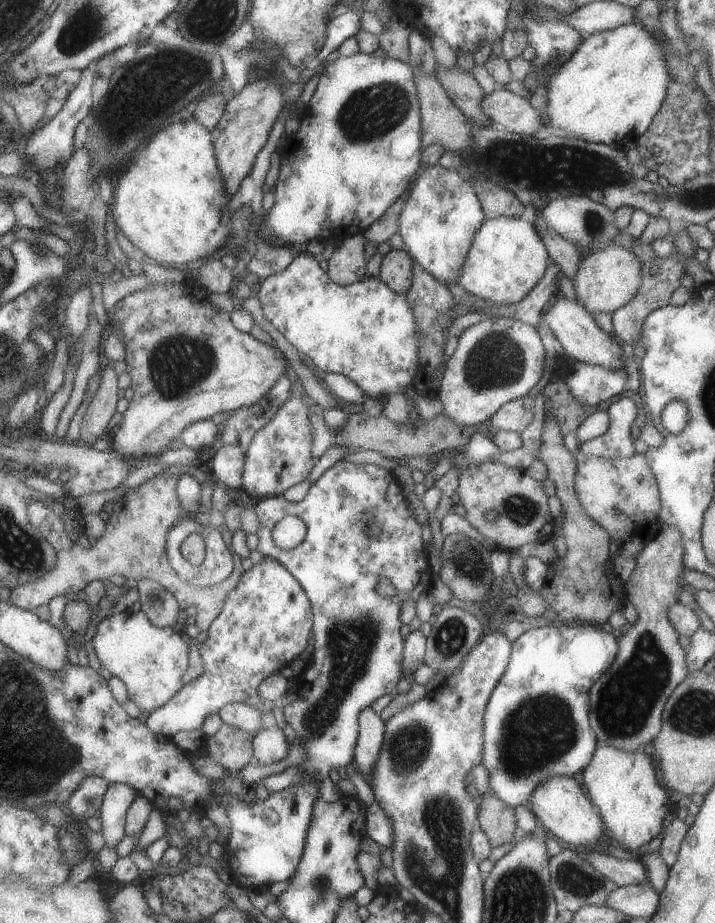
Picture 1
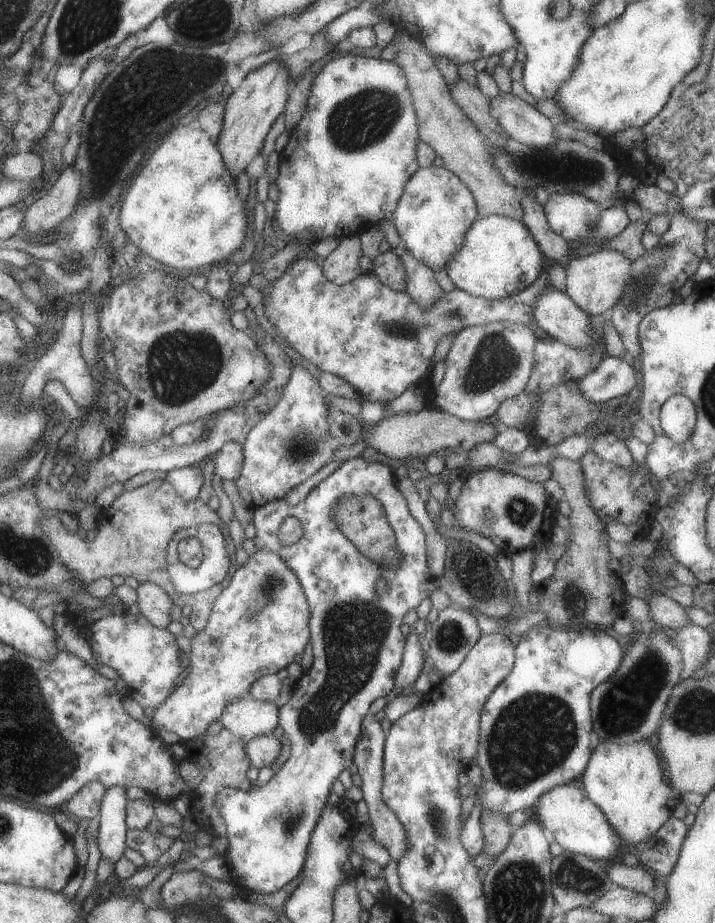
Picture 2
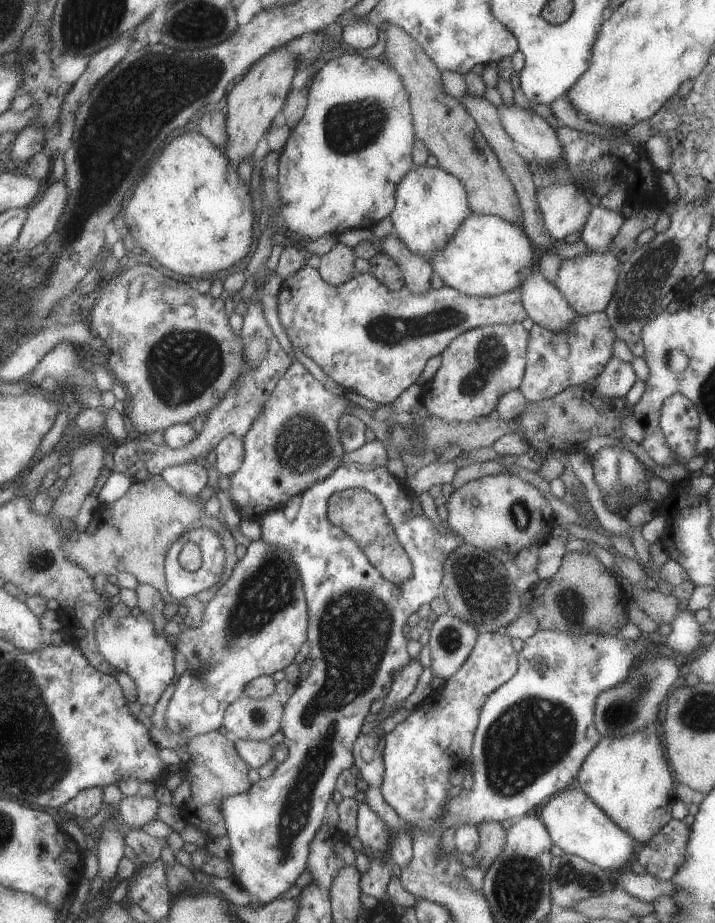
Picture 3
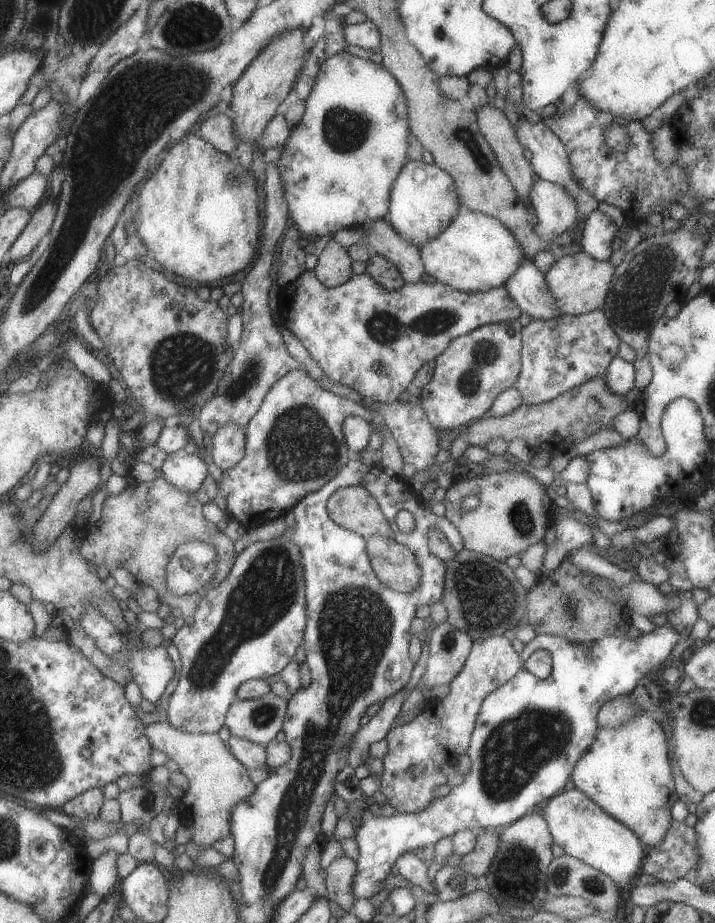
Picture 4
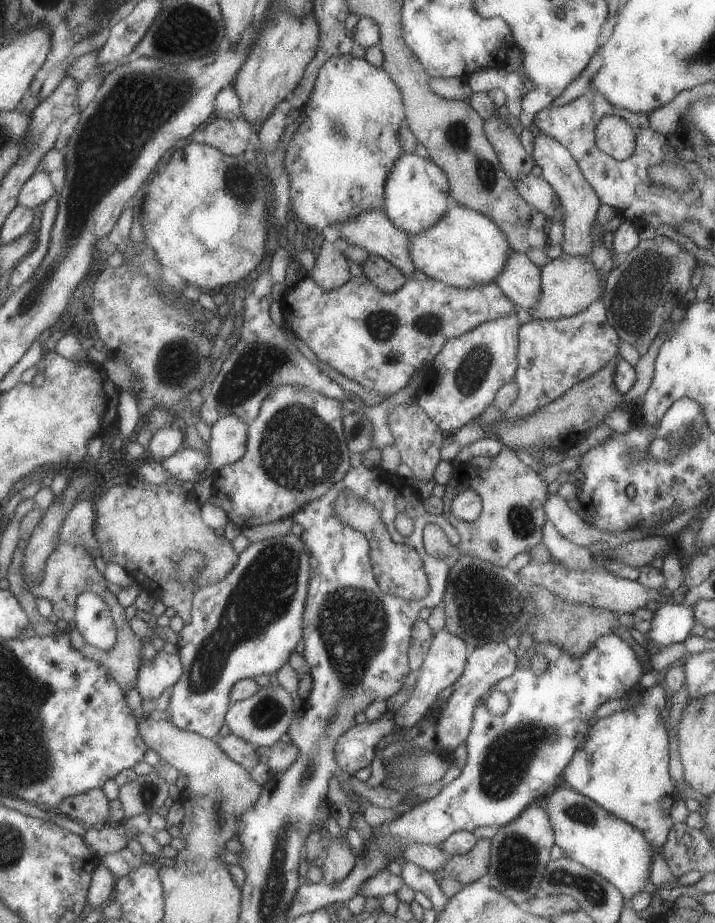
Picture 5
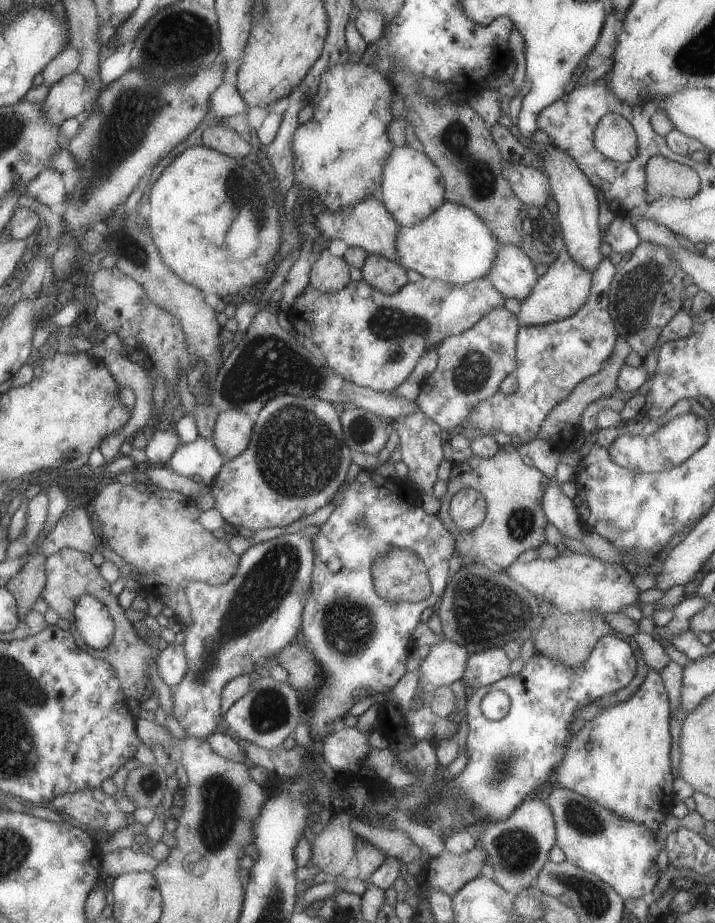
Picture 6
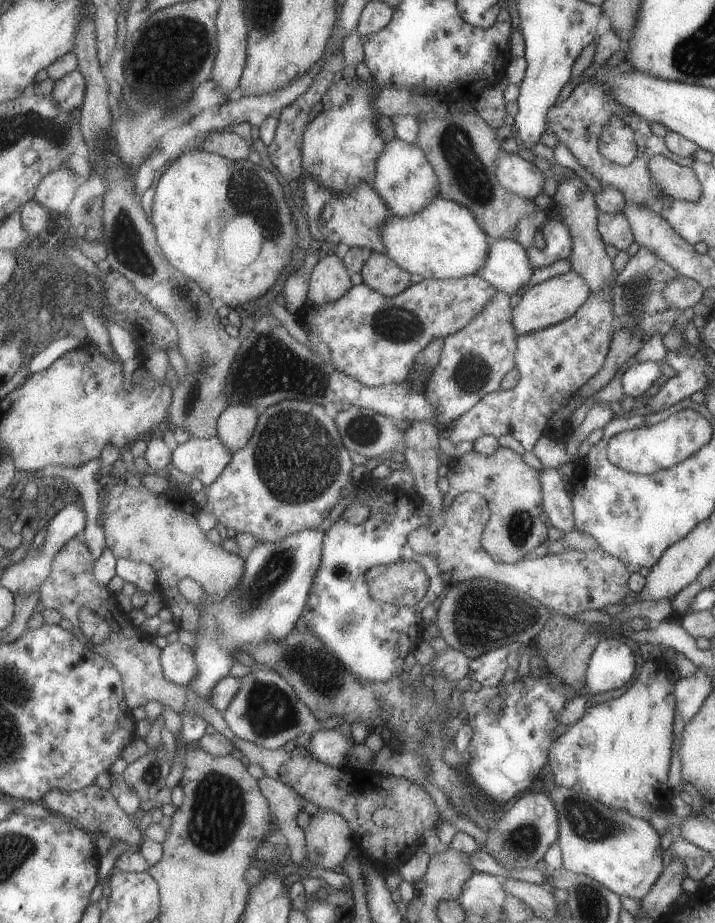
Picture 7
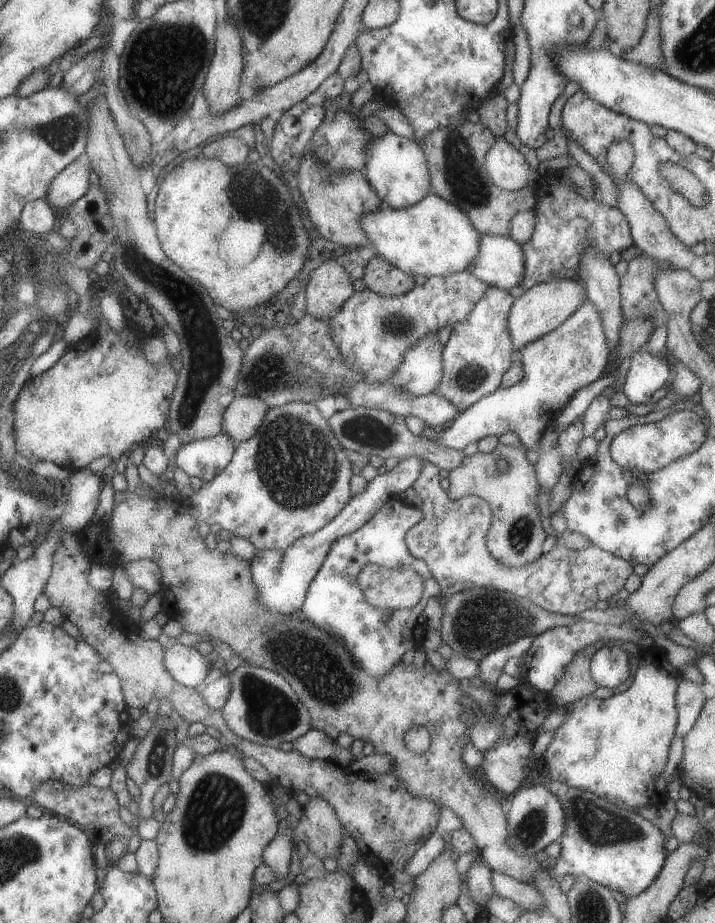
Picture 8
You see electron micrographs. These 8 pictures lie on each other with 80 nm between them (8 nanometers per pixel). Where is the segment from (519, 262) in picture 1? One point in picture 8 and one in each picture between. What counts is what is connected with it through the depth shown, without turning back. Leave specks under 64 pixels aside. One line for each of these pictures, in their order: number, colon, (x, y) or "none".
2: (498, 257)
3: (487, 256)
4: (474, 253)
5: (463, 249)
6: (452, 244)
7: (443, 241)
8: (433, 238)

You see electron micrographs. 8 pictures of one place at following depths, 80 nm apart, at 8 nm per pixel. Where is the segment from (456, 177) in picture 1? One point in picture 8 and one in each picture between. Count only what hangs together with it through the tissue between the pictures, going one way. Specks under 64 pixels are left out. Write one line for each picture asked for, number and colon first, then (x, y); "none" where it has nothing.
2: (435, 209)
3: (430, 203)
4: (422, 201)
5: (416, 195)
6: (411, 188)
7: (405, 181)
8: (395, 167)

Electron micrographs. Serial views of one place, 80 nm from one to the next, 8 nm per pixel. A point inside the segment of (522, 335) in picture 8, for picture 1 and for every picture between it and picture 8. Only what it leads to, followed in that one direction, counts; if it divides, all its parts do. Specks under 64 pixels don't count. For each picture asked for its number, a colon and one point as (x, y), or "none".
1: (606, 279)
2: (595, 281)
3: (587, 282)
4: (579, 284)
5: (569, 283)
6: (563, 288)
7: (556, 298)

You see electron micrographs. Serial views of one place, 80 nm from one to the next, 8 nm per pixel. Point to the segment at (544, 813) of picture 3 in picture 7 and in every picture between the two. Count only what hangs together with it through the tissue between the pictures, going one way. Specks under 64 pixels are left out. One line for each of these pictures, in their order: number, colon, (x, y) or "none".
4: (583, 830)
5: (585, 832)
6: (622, 854)
7: (620, 851)

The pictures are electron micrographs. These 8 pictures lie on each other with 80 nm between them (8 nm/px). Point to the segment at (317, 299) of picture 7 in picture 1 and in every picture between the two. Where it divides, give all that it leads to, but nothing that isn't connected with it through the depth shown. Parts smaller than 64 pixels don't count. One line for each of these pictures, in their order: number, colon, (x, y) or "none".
1: (346, 265)
2: (341, 266)
3: (336, 267)
4: (333, 267)
5: (330, 270)
6: (328, 274)

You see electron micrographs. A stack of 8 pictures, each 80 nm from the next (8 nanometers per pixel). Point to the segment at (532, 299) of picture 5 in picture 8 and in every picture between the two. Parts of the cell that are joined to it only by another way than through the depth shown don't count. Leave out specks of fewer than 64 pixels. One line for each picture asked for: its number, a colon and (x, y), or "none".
6: (512, 274)
7: (507, 268)
8: (499, 262)

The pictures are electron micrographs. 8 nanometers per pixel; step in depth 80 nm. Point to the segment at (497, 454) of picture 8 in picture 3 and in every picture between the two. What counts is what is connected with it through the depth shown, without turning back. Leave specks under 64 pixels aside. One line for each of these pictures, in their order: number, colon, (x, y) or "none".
3: (502, 511)
4: (513, 512)
5: (512, 496)
6: (514, 521)
7: (511, 488)

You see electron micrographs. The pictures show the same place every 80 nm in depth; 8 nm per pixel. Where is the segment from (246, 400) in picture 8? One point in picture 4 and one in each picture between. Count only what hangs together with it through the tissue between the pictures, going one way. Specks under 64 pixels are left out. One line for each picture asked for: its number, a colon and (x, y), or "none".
4: (228, 441)
5: (227, 443)
6: (232, 429)
7: (234, 426)

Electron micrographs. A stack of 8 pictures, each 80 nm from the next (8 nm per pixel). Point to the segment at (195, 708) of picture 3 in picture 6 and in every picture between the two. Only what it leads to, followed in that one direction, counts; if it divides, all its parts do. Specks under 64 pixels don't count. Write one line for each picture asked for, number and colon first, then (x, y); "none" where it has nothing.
4: (248, 627)
5: (247, 623)
6: (237, 625)

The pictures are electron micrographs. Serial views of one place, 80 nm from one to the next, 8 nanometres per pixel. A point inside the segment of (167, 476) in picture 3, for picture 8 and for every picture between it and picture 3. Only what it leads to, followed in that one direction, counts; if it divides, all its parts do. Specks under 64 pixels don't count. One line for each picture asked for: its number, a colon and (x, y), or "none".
4: (183, 470)
5: (188, 462)
6: (200, 458)
7: (203, 458)
8: (204, 458)

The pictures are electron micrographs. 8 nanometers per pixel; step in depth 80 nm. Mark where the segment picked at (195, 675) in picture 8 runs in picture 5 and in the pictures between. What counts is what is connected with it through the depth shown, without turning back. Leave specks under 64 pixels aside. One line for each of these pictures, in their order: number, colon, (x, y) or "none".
5: (152, 677)
6: (171, 662)
7: (176, 659)

